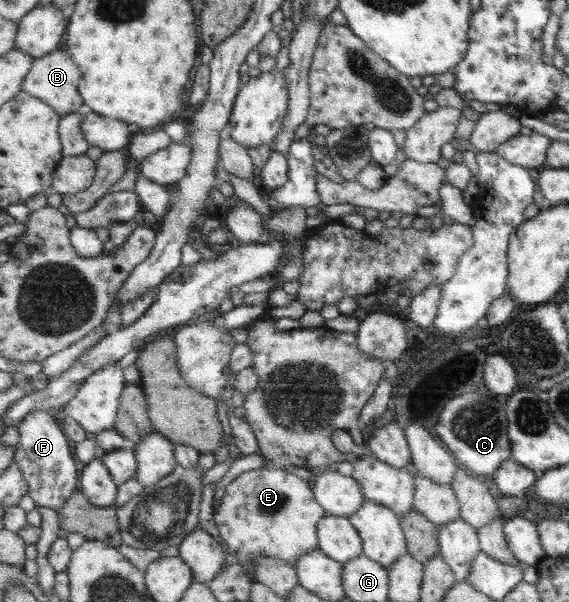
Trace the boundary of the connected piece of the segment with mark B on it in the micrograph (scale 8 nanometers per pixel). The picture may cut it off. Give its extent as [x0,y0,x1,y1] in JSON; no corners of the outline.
[22,49,85,118]

